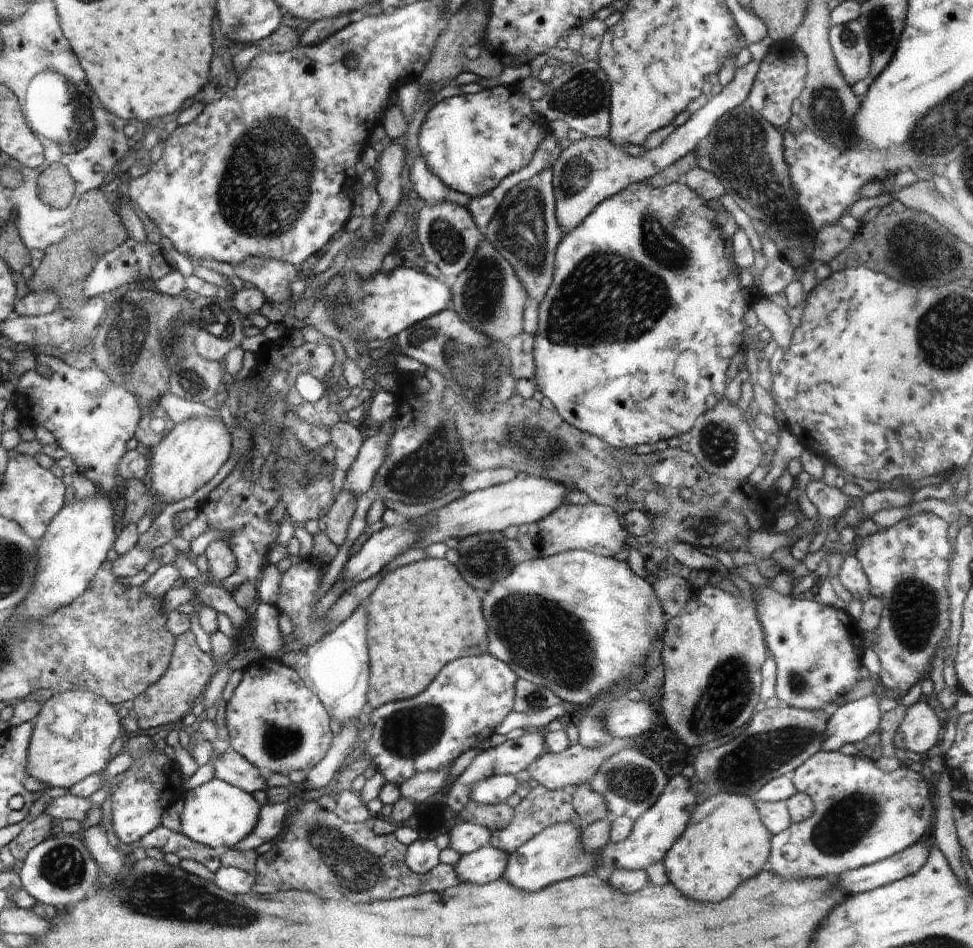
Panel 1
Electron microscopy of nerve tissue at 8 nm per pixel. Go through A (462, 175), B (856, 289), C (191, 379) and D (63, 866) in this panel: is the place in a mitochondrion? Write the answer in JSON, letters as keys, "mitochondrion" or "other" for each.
{"A":"other","B":"other","C":"mitochondrion","D":"mitochondrion"}

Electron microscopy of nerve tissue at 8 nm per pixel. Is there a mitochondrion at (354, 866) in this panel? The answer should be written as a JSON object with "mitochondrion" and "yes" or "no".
{"mitochondrion":"yes"}

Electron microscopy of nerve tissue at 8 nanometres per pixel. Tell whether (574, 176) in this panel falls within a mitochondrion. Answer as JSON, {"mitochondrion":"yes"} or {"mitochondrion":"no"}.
{"mitochondrion":"yes"}

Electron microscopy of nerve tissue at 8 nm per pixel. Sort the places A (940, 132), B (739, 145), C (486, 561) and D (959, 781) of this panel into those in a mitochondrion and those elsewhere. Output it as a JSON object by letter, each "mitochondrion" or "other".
{"A":"mitochondrion","B":"mitochondrion","C":"mitochondrion","D":"other"}

